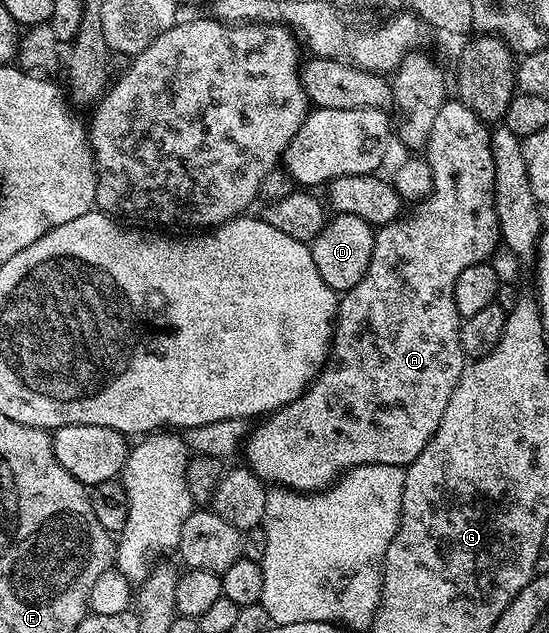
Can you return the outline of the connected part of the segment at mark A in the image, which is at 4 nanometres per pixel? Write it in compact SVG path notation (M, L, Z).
M457 98L444 100L441 110L437 110L437 118L433 118L433 130L429 130L429 138L425 145L425 159L431 171L431 192L424 200L418 201L411 213L400 215L398 220L382 225L375 233L373 256L369 258L369 270L365 270L365 278L353 286L353 290L342 293L339 301L339 313L335 315L335 334L331 338L331 350L327 354L327 362L315 379L298 396L292 404L278 408L262 421L259 429L246 437L241 448L246 467L251 469L267 486L290 488L293 492L322 492L330 488L348 468L365 466L366 464L388 464L403 468L412 464L425 450L429 438L441 426L441 414L445 414L445 406L449 406L449 398L453 398L453 386L461 378L465 367L465 353L461 346L461 338L457 331L457 313L455 310L455 283L461 278L461 270L474 264L490 261L495 247L500 247L501 237L497 210L495 209L495 171L493 170L493 150L491 149L492 129L469 106L465 106Z

